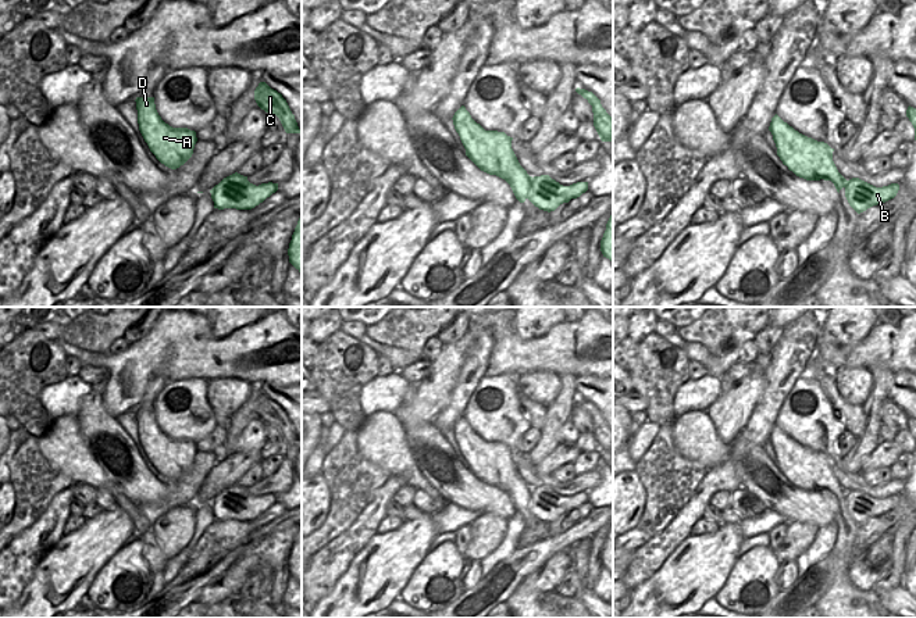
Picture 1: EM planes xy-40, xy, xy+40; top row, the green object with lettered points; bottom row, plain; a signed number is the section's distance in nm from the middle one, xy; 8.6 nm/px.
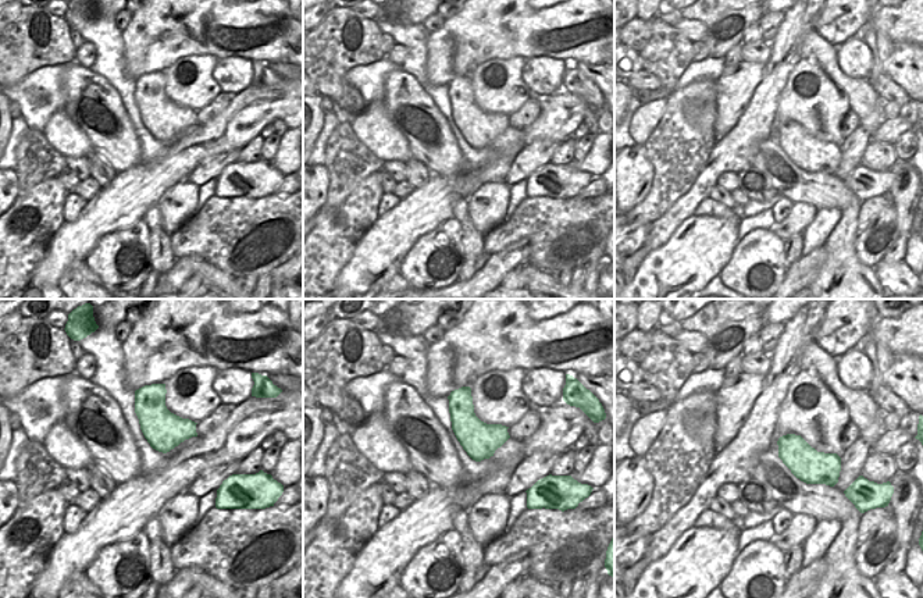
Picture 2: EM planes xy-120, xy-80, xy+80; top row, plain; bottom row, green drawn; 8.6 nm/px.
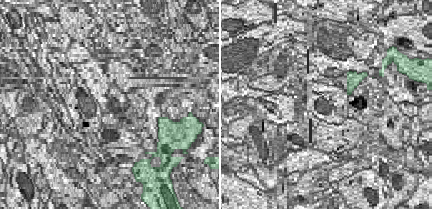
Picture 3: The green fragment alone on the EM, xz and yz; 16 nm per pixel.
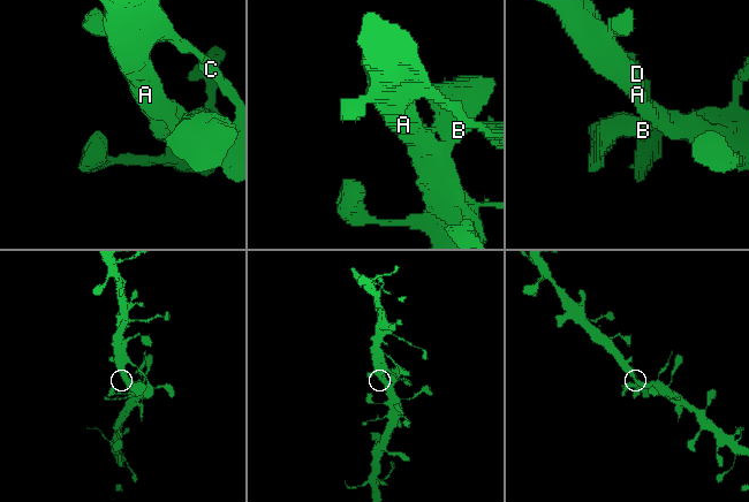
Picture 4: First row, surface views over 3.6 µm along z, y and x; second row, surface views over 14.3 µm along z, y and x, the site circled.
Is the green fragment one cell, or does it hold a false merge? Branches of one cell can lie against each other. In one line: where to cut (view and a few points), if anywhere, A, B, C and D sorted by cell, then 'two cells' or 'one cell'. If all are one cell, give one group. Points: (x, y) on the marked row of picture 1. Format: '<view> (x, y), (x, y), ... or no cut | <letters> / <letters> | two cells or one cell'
no cut | A B C D | one cell

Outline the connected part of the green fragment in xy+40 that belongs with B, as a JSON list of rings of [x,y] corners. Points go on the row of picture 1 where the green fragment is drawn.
[[[777,114],[771,118],[769,131],[777,147],[777,156],[790,171],[806,181],[831,181],[838,193],[844,187],[849,206],[858,214],[894,199],[899,190],[898,183],[876,187],[859,178],[847,181],[833,161],[834,149],[799,133]]]

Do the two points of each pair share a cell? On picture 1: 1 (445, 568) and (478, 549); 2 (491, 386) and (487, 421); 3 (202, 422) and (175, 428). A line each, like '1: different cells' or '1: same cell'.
1: different cells
2: same cell
3: same cell

